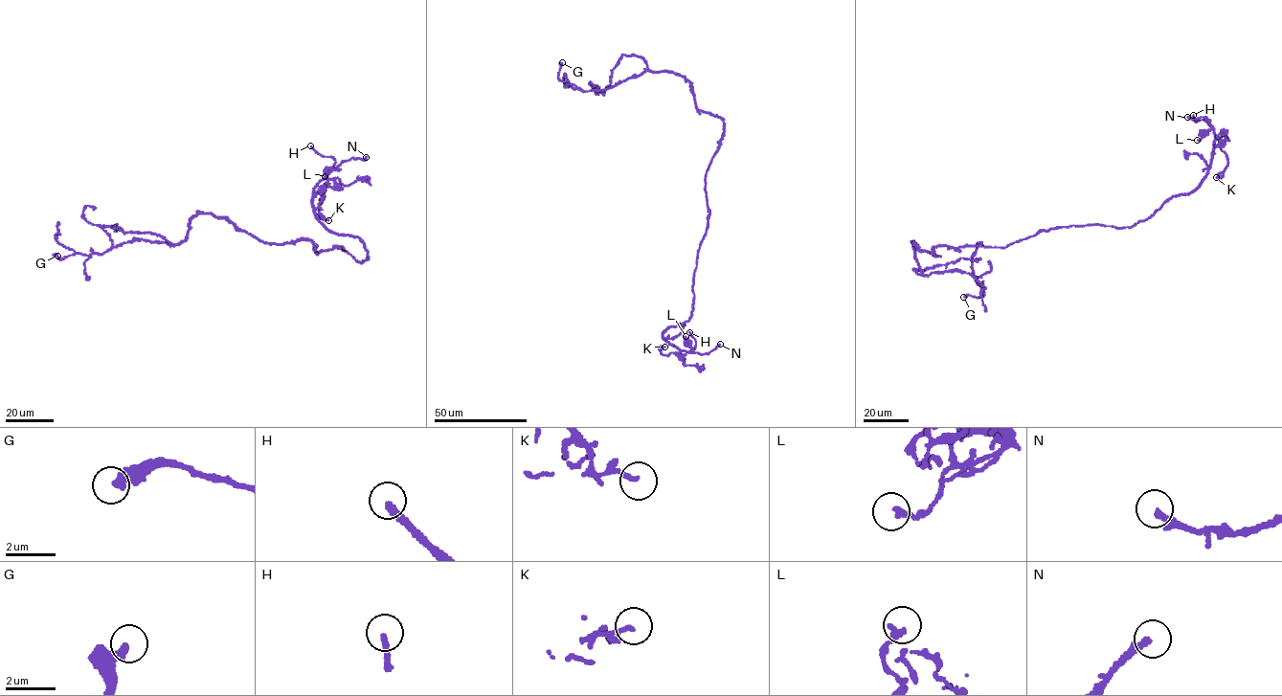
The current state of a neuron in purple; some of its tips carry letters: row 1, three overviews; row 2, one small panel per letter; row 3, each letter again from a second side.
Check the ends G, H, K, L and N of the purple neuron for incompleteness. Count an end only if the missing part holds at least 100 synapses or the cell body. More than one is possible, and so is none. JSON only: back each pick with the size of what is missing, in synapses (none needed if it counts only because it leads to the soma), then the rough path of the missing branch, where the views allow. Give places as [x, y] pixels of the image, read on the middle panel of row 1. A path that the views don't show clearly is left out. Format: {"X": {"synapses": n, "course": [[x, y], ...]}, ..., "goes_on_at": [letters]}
{"goes_on_at": ["H"]}

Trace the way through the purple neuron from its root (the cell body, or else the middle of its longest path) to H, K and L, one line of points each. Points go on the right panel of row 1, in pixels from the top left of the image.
H: (985, 247), (1061, 227), (1129, 227), (1171, 197), (1193, 191), (1210, 166), (1215, 137), (1193, 115)
K: (985, 247), (1061, 227), (1118, 228), (1144, 220), (1199, 186), (1217, 139), (1228, 162), (1216, 177)
L: (985, 247), (1061, 227), (1118, 228), (1144, 220), (1171, 197), (1193, 191), (1206, 174), (1214, 129), (1197, 140)

